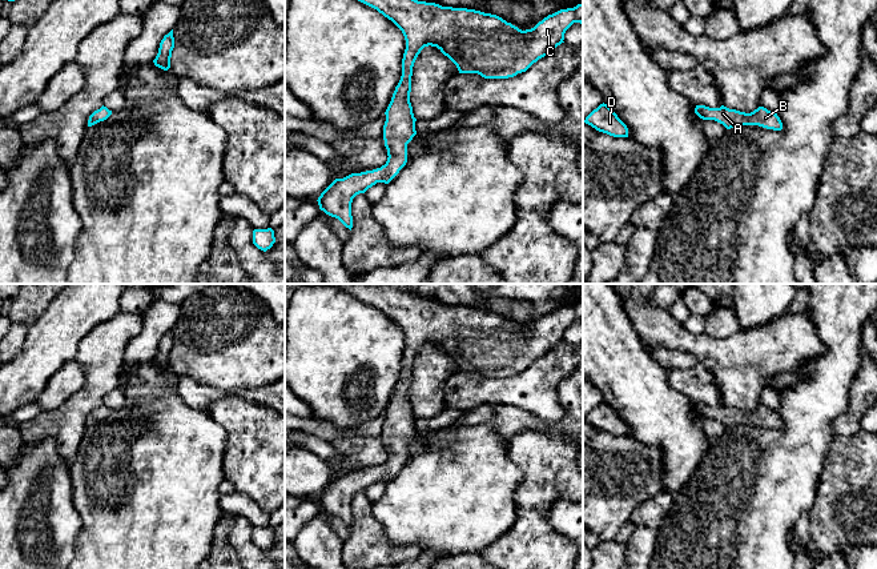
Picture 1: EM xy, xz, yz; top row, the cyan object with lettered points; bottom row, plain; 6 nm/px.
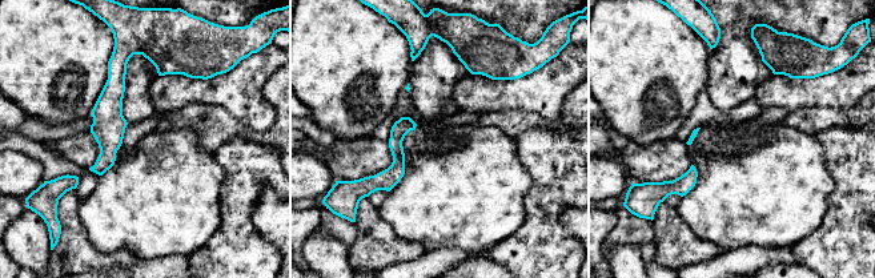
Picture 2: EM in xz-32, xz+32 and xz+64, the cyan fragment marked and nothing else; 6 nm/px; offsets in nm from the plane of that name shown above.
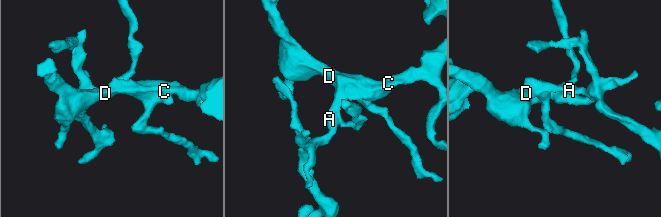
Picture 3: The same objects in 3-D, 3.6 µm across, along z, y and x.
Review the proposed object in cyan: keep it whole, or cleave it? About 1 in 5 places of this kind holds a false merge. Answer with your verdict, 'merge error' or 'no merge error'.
no merge error

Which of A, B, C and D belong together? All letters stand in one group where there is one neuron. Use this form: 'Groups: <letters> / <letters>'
Groups: A B C D

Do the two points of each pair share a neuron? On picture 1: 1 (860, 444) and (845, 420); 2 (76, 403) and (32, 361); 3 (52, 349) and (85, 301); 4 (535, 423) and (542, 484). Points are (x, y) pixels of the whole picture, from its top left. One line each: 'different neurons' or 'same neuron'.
1: different neurons
2: different neurons
3: same neuron
4: different neurons

